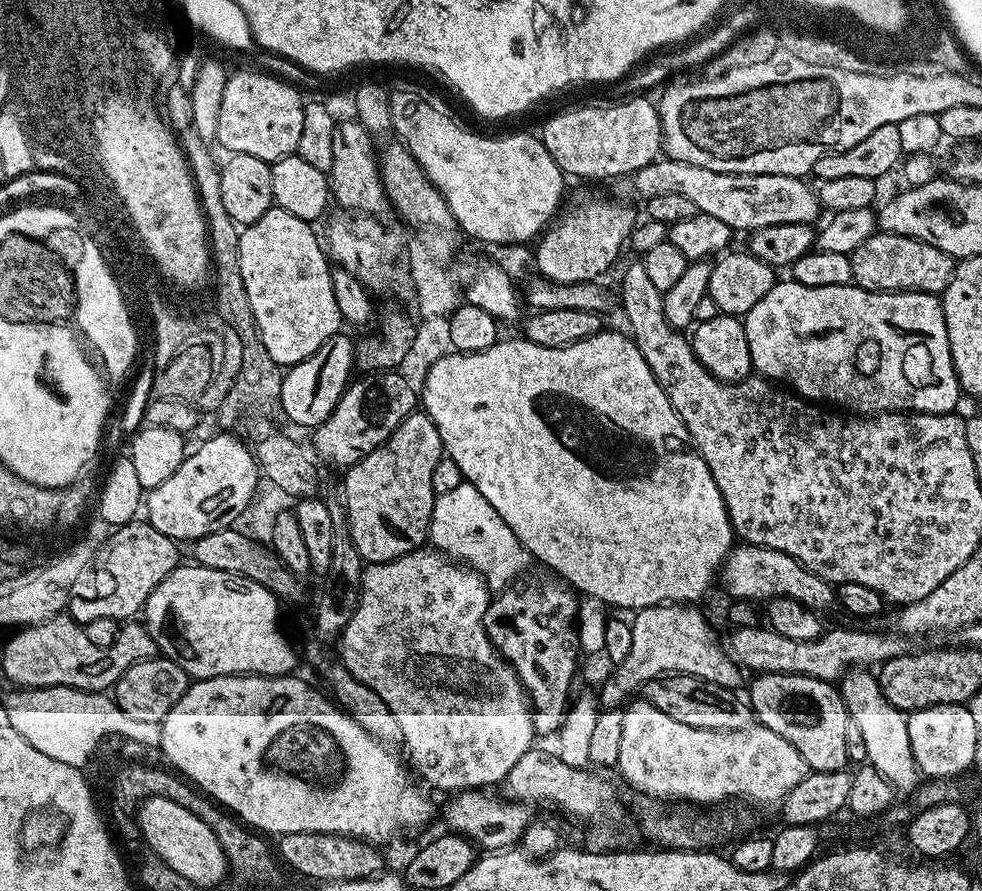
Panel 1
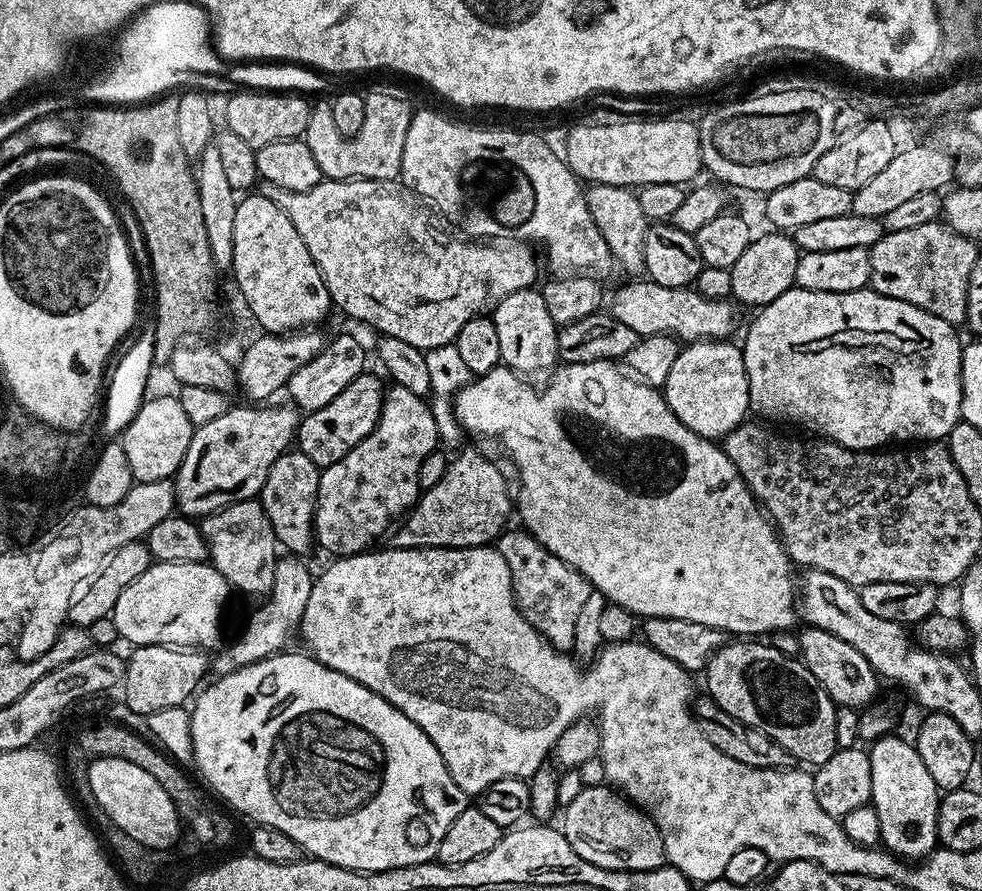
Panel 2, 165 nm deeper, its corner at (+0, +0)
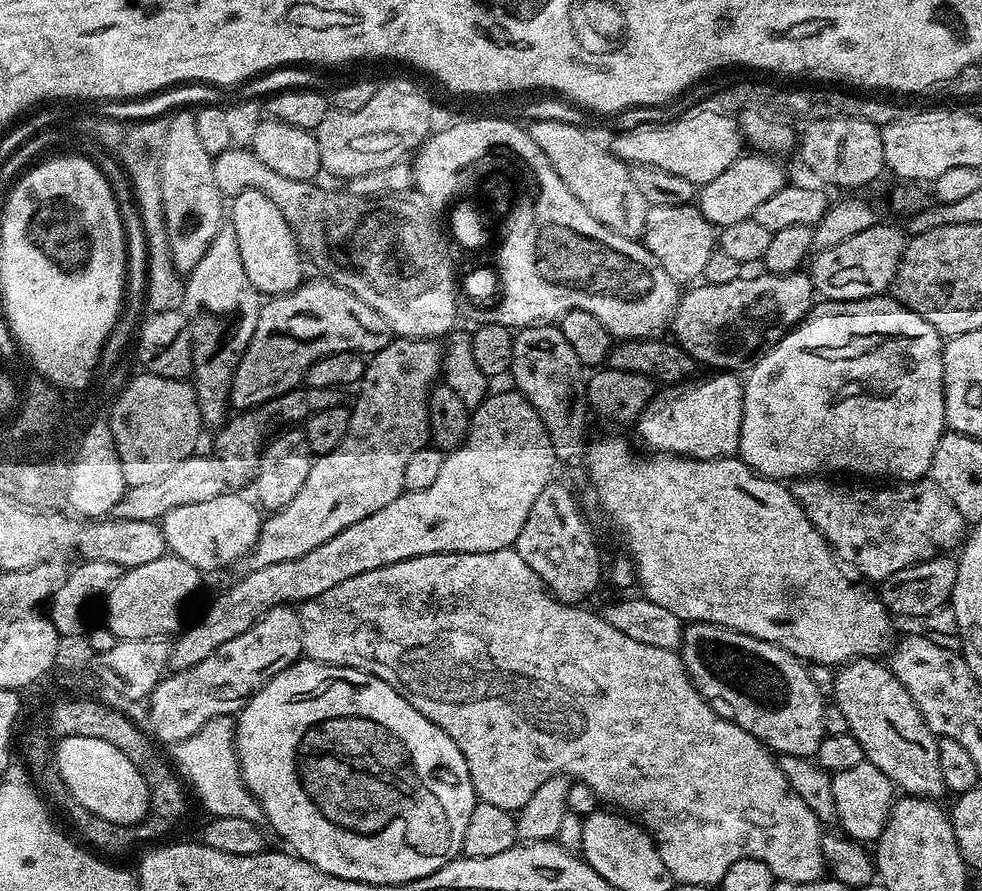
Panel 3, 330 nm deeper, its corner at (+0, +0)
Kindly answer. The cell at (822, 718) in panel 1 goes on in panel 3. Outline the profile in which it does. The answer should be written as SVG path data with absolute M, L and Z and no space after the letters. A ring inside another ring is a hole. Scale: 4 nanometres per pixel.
M689 623L678 649L684 661L688 677L701 696L712 705L714 711L725 720L732 720L746 730L755 740L767 746L773 753L786 756L815 757L825 738L822 714L825 697L818 692L818 686L811 681L805 665L784 648L723 628L717 624Z

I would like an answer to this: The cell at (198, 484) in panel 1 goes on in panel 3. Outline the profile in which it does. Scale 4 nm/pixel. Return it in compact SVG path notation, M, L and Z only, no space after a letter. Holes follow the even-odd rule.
M297 386L291 392L285 394L285 396L276 397L274 403L269 402L261 407L244 410L239 414L233 415L215 433L215 436L217 436L214 456L219 463L221 472L224 473L225 485L240 490L243 489L242 486L247 480L248 483L255 481L256 467L260 465L260 453L266 443L266 437L269 435L268 423L275 418L276 412L284 420L303 422L308 417L313 416L315 412L341 407L345 403L344 395L345 393L339 388Z

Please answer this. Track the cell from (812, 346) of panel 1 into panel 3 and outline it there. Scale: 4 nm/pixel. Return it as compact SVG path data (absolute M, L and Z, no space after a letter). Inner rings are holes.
M888 294L865 300L825 300L813 303L812 309L779 342L760 353L747 369L744 385L744 409L740 427L739 459L769 480L791 482L797 478L828 472L853 472L856 476L889 476L892 482L920 482L931 473L934 450L946 431L944 423L944 353L945 337L926 318L911 312L905 304Z

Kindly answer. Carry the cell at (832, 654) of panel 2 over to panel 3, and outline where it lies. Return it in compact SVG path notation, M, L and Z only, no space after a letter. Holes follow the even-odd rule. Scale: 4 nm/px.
M857 658L843 665L835 673L834 703L840 707L842 714L846 714L848 731L861 744L867 763L878 766L878 770L882 770L882 774L886 774L901 793L940 798L940 795L945 795L946 789L938 766L938 737L928 729L918 706L914 706L914 698L910 698L902 682L898 682L891 667L880 663L884 662L876 658Z

